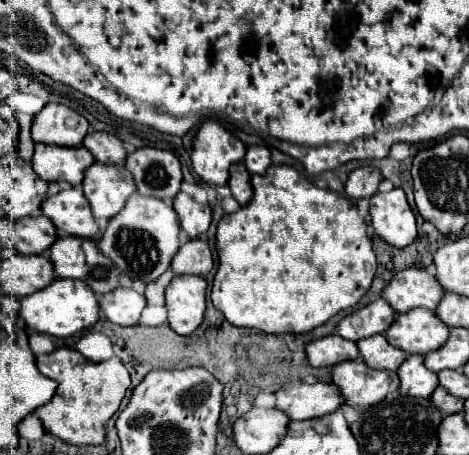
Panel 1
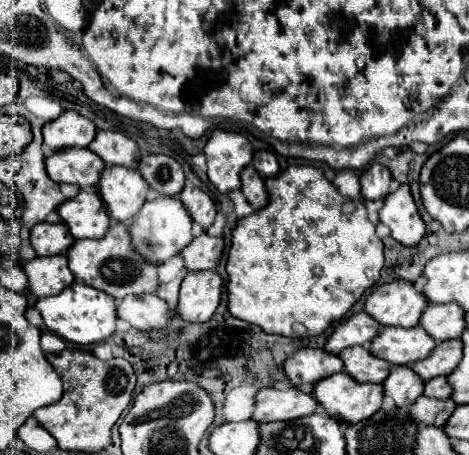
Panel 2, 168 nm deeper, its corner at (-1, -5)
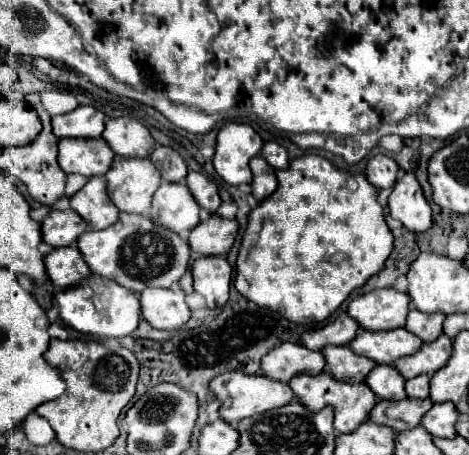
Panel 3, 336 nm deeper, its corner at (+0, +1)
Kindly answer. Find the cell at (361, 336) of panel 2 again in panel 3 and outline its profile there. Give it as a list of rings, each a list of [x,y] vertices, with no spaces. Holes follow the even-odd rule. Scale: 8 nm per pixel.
[[[342,312],[326,326],[320,326],[320,328],[314,328],[312,332],[302,334],[300,344],[304,344],[310,350],[322,350],[328,344],[344,346],[344,344],[350,344],[350,340],[354,340],[358,330],[360,330],[360,324],[354,318],[350,318],[346,312]]]

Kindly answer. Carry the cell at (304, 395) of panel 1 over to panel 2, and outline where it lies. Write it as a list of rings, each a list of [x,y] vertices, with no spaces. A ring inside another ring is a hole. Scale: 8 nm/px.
[[[261,388],[255,394],[255,410],[251,420],[255,422],[273,422],[273,420],[295,420],[317,410],[317,402],[309,392],[299,388],[275,390],[275,388]]]

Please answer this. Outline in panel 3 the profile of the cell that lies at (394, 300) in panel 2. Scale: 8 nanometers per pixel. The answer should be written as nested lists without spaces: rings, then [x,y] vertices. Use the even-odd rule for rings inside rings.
[[[376,288],[354,298],[348,306],[348,314],[366,330],[400,328],[406,322],[408,304],[410,296],[406,296],[406,292],[394,288]]]

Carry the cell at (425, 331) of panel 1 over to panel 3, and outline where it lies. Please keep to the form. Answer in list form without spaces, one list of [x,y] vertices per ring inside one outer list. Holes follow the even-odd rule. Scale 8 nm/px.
[[[360,328],[356,338],[350,342],[350,348],[374,360],[376,364],[394,364],[394,360],[414,354],[422,346],[422,340],[406,328],[394,328],[386,332],[370,332]]]

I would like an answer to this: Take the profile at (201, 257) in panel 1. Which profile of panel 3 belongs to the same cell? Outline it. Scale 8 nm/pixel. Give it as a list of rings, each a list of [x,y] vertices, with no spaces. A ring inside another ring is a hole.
[[[212,214],[208,220],[200,222],[188,236],[190,250],[198,256],[226,256],[234,246],[238,232],[236,220],[224,220]]]

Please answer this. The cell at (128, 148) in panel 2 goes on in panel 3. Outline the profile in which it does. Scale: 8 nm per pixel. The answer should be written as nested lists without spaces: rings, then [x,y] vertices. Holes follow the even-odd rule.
[[[112,118],[106,122],[102,138],[110,144],[116,156],[146,158],[156,148],[148,128],[132,118]]]

